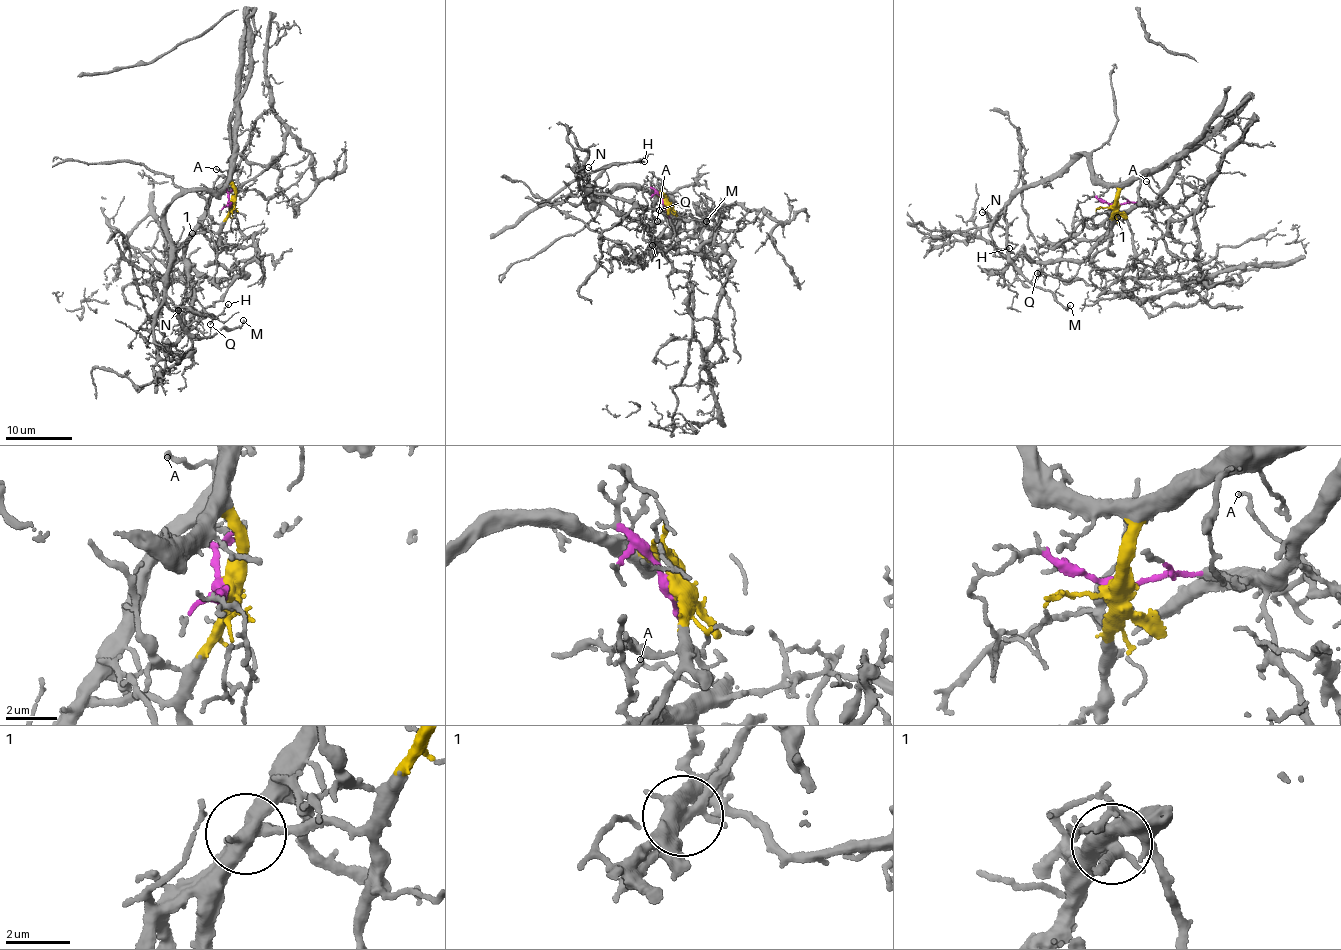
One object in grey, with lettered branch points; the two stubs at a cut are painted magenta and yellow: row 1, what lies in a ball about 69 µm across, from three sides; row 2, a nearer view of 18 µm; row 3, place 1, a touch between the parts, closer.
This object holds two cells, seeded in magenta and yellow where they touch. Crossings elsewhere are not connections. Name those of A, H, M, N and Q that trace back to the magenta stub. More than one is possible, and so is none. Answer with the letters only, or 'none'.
A, Q

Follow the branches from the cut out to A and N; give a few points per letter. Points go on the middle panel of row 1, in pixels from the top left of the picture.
A: (664, 203), (669, 220), (676, 230), (657, 221)
N: (665, 202), (662, 194), (622, 187), (597, 197), (591, 207), (594, 192), (586, 190), (603, 169), (588, 167)

